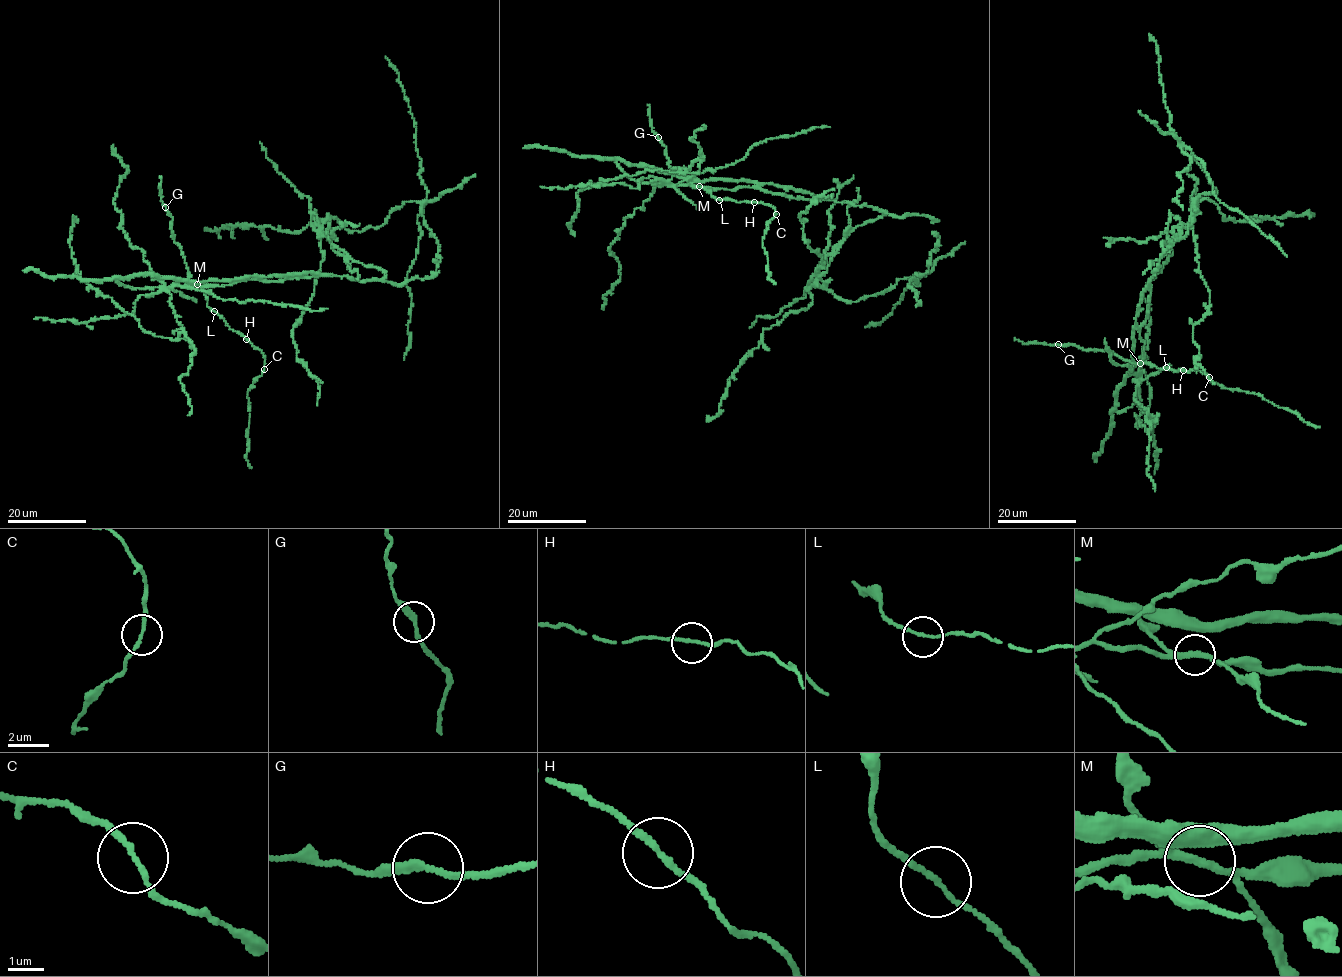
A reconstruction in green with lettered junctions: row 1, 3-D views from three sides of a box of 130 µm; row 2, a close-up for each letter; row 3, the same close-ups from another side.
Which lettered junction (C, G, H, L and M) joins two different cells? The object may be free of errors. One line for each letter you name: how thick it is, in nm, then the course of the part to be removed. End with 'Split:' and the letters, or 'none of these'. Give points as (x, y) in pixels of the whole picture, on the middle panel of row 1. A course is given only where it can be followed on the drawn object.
M: Thickness 240 nm. Course of the part to remove: (699, 186), (885, 210), (845, 235), (820, 274), (836, 296), (857, 302), (920, 275), (892, 312), (865, 327)
Split: M

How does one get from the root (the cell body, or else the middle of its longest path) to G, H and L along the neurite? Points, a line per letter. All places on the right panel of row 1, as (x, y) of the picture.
G: (1154, 273), (1149, 285), (1147, 318), (1139, 333), (1144, 343), (1141, 364), (1129, 362), (1110, 351), (1058, 344)
H: (1154, 273), (1149, 285), (1147, 318), (1139, 333), (1144, 343), (1143, 360), (1162, 369), (1184, 370)
L: (1154, 273), (1149, 285), (1147, 318), (1140, 327), (1139, 335), (1144, 343), (1144, 362), (1162, 369), (1166, 367)

